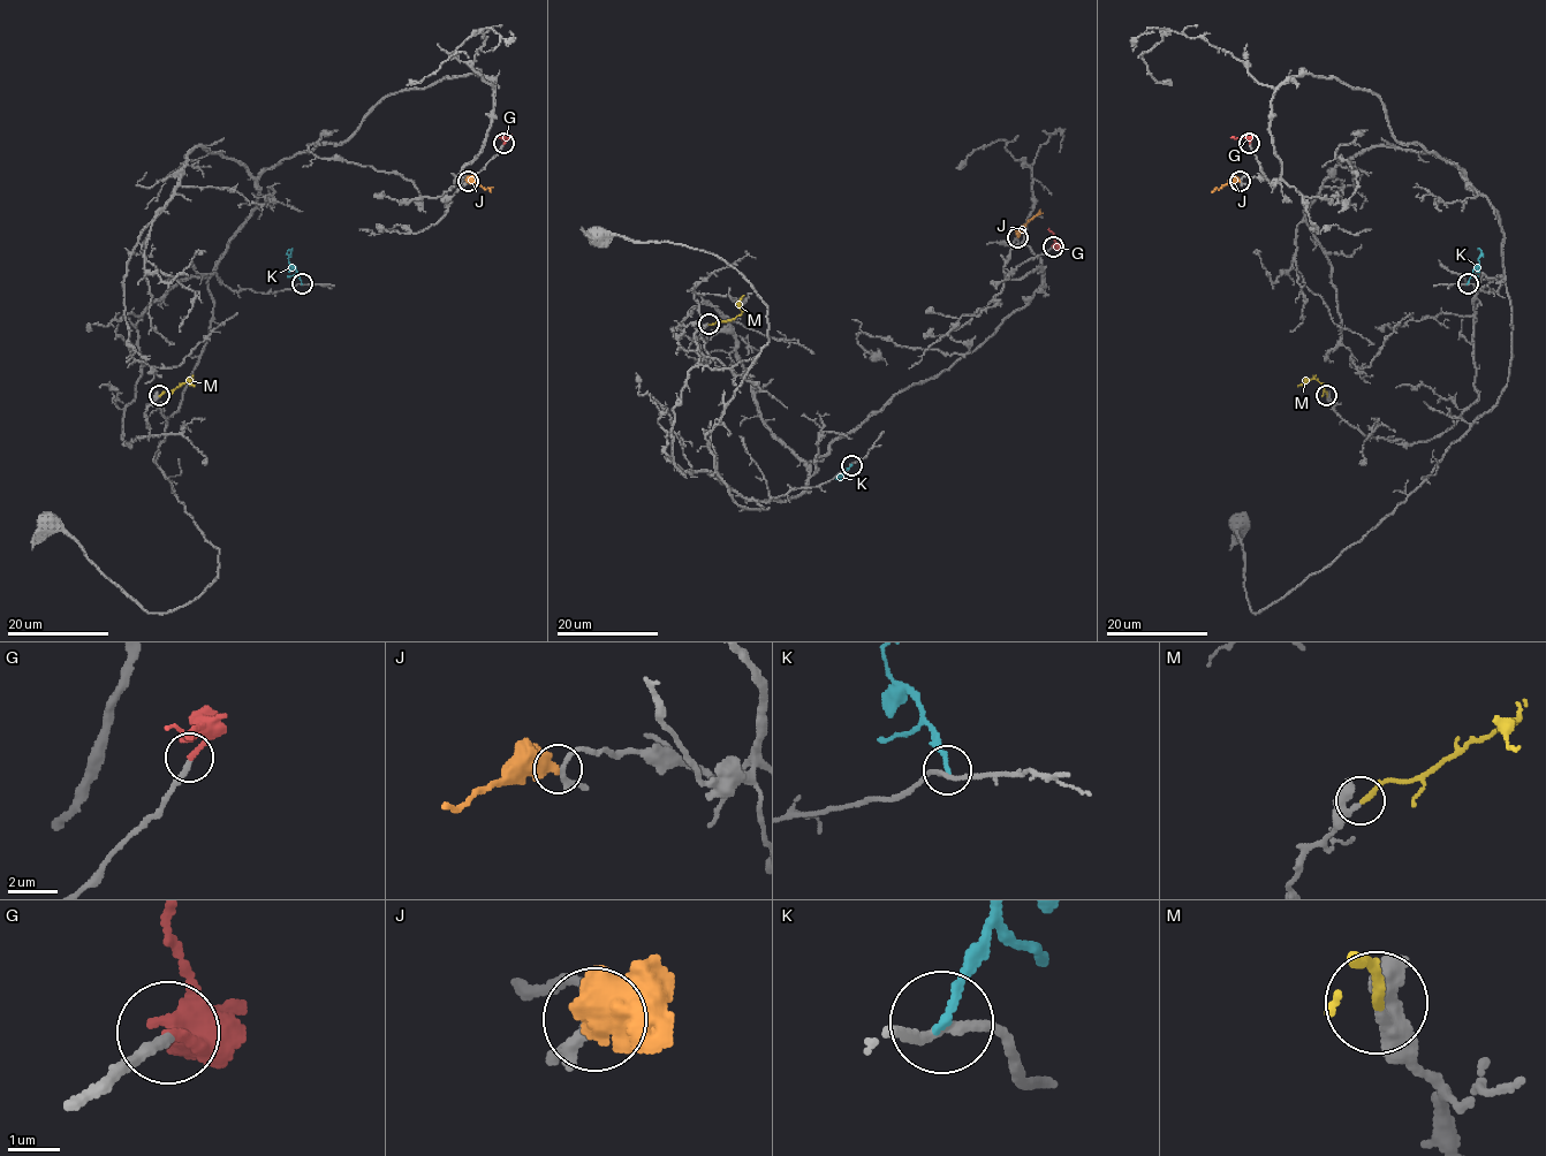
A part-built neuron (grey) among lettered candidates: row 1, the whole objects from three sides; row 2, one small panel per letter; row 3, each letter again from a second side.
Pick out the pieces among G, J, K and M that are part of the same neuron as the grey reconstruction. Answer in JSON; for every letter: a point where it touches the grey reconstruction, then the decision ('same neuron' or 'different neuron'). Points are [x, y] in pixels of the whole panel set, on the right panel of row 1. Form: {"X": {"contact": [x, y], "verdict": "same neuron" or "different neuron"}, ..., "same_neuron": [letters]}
{"G": {"contact": [1249, 143], "verdict": "same neuron"}, "J": {"contact": [1240, 181], "verdict": "different neuron"}, "K": {"contact": [1468, 283], "verdict": "different neuron"}, "M": {"contact": [1326, 395], "verdict": "same neuron"}, "same_neuron": ["G", "M"]}

